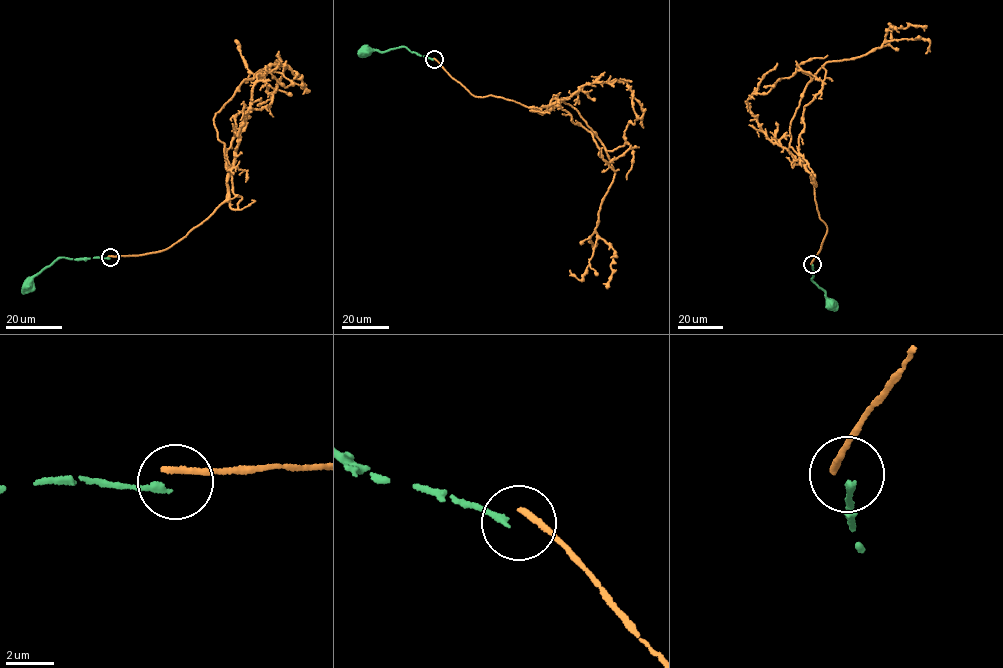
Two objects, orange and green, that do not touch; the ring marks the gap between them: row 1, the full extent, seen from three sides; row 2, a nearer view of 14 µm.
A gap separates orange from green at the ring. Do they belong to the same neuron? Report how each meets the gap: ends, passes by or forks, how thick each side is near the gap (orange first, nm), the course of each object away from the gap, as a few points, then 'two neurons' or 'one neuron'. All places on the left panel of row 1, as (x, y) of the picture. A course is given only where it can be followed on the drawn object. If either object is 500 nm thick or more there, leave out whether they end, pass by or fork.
orange ends there; green ends there; 340 nm thick on the orange side, 240 nm on the other; orange runs (110, 256), (173, 245), (226, 199), (224, 144), (214, 121), (243, 81), (286, 65), (308, 92); green runs (109, 258), (60, 258), (41, 270), (29, 285); two neurons

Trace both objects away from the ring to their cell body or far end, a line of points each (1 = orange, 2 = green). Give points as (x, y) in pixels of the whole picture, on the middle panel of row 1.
1: (434, 59), (475, 96), (538, 110), (561, 98), (594, 131), (614, 174), (595, 231), (614, 251), (607, 288)
2: (433, 60), (403, 46), (366, 53)

